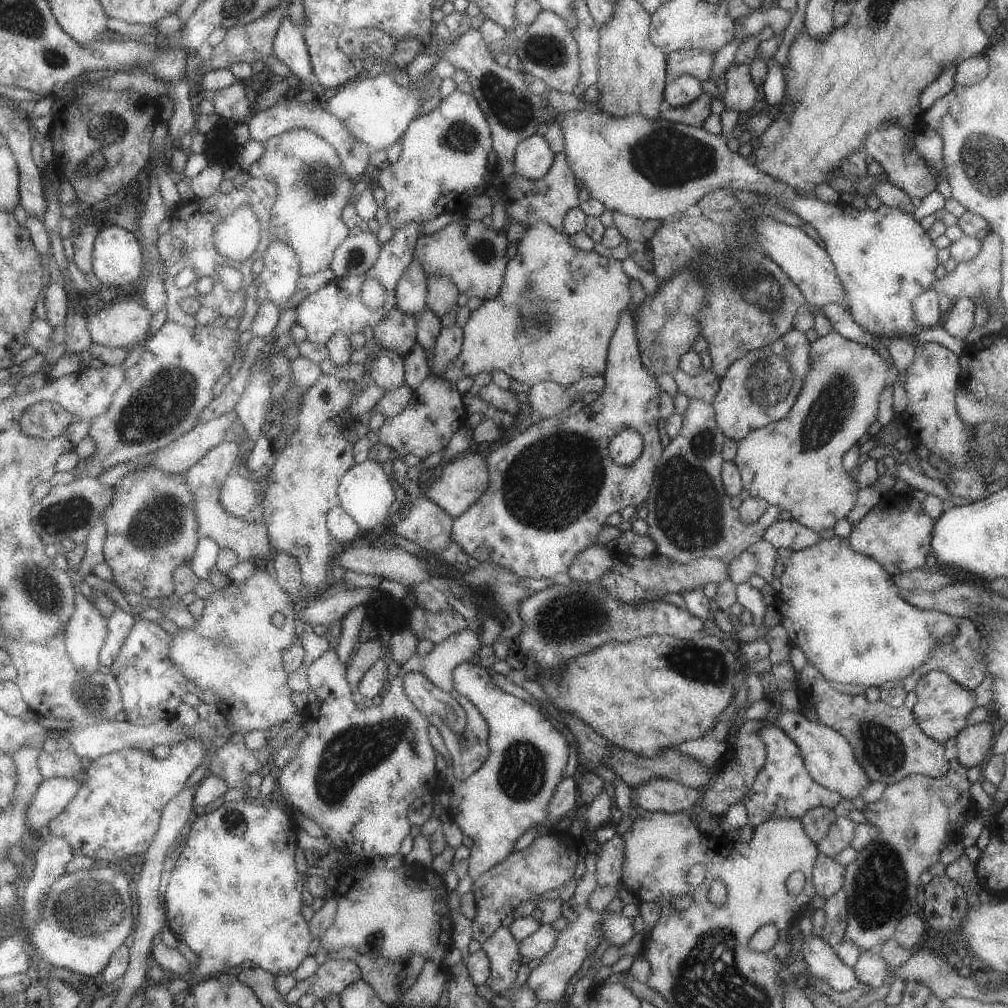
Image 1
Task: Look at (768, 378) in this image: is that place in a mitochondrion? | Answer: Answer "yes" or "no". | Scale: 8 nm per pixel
yes

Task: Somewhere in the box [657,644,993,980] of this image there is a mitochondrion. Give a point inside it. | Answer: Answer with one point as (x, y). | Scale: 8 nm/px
(878, 894)

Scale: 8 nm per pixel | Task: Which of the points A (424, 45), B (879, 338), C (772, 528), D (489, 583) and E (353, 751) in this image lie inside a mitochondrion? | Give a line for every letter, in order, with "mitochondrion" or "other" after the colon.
A: other
B: other
C: other
D: mitochondrion
E: mitochondrion

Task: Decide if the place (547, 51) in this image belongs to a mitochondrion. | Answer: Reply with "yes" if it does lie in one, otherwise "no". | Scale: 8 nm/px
yes

